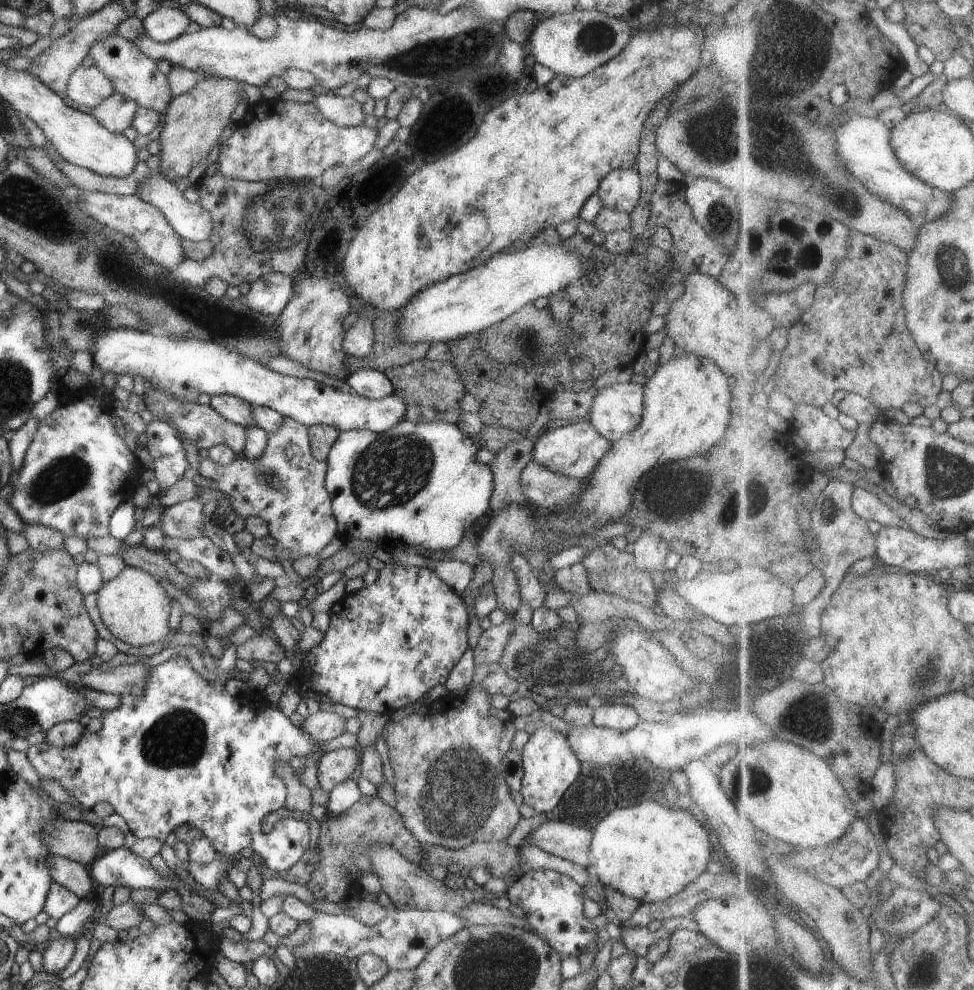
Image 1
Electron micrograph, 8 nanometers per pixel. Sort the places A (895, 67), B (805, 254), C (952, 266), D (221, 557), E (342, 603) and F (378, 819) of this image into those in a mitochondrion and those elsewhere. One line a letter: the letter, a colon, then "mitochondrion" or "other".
A: other
B: mitochondrion
C: mitochondrion
D: other
E: other
F: other

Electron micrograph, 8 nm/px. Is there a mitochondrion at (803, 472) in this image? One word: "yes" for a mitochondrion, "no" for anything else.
no

